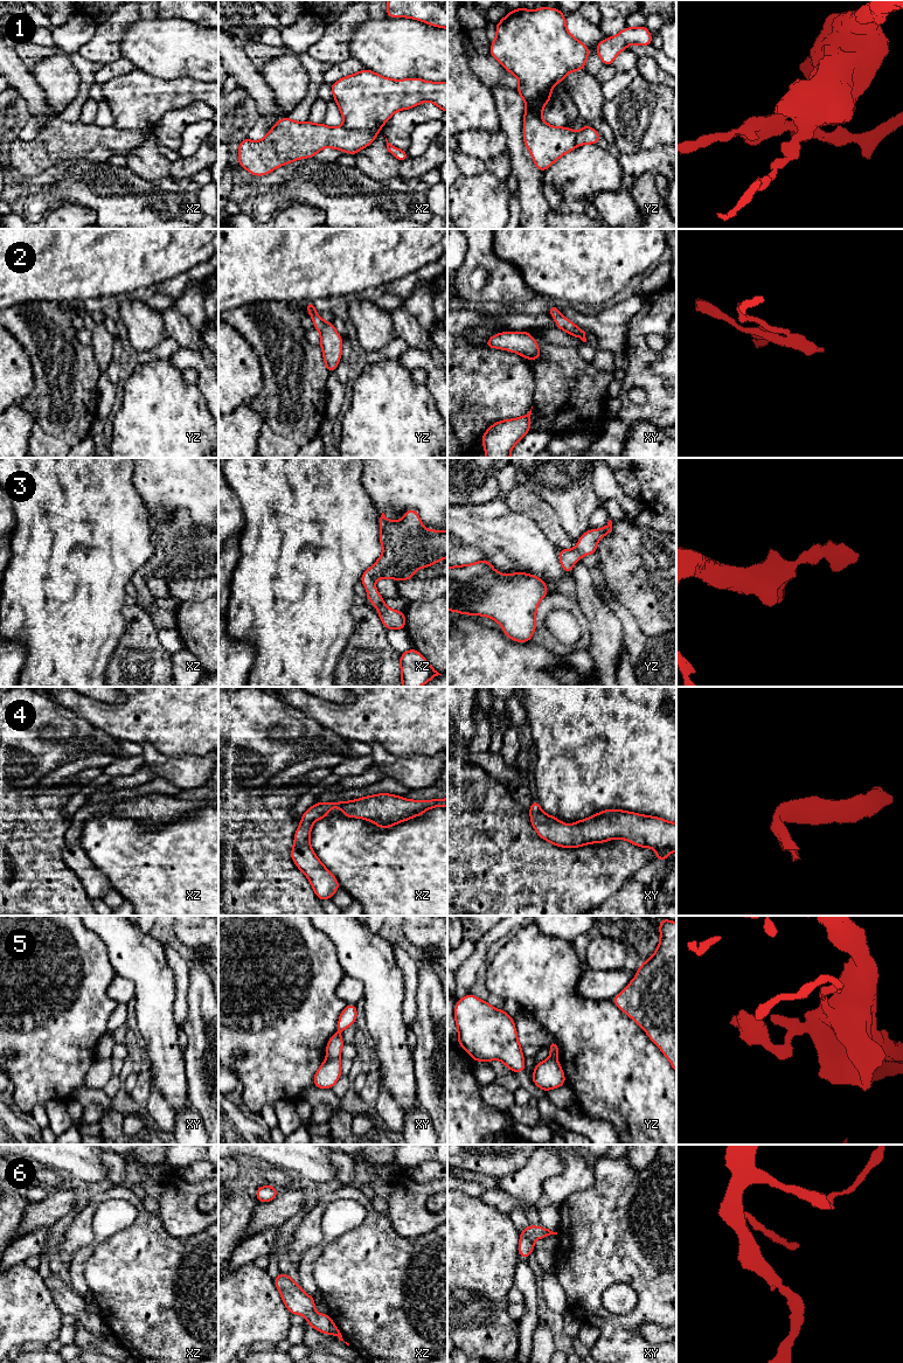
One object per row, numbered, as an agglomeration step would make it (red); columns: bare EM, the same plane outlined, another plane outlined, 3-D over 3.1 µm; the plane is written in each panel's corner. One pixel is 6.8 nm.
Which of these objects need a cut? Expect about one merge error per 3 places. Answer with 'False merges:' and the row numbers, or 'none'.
False merges: 1, 5

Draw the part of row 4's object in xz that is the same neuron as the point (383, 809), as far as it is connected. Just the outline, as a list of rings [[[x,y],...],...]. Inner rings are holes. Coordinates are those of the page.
[[[378,793],[352,801],[317,802],[303,815],[294,833],[291,858],[299,870],[308,878],[315,896],[331,899],[341,886],[334,875],[321,863],[313,853],[310,843],[313,823],[329,816],[329,808],[341,808],[342,815],[371,821],[382,829],[424,814],[435,807],[447,807],[447,798],[432,800],[409,800],[389,793]]]

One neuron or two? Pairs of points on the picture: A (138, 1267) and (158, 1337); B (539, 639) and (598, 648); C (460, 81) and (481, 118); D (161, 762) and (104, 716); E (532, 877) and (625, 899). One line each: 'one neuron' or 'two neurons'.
A: one neuron
B: two neurons
C: one neuron
D: two neurons
E: two neurons

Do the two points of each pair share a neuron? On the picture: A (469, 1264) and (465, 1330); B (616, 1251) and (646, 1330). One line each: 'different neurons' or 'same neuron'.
A: same neuron
B: different neurons

